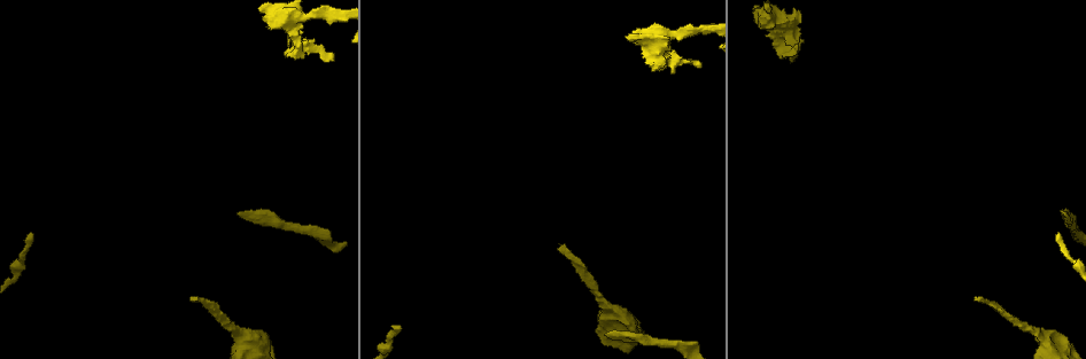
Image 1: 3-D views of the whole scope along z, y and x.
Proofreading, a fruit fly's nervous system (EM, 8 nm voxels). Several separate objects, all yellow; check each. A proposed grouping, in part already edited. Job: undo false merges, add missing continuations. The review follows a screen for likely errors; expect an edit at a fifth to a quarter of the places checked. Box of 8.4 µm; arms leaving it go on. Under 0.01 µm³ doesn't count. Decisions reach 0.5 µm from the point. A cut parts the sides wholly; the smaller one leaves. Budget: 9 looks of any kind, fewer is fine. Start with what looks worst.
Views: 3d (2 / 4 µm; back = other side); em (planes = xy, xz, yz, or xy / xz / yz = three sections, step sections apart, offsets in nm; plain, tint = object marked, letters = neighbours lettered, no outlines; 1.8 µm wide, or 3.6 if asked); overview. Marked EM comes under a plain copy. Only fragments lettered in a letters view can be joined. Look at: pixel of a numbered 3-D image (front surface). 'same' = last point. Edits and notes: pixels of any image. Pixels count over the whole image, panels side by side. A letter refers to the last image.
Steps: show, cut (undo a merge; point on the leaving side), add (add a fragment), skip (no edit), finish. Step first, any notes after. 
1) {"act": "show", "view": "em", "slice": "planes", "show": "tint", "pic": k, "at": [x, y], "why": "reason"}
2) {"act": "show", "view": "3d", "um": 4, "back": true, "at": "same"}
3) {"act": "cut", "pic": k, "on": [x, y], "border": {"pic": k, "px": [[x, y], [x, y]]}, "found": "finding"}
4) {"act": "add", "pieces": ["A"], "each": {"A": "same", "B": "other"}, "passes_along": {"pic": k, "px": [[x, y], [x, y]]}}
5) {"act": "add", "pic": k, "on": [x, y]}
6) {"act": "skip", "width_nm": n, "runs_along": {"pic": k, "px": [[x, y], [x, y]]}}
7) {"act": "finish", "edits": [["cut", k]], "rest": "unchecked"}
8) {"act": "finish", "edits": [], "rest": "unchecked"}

{"act": "show", "view": "em", "slice": "planes", "show": "tint", "pic": 1, "at": [309, 46], "why": "thick turns thin"}

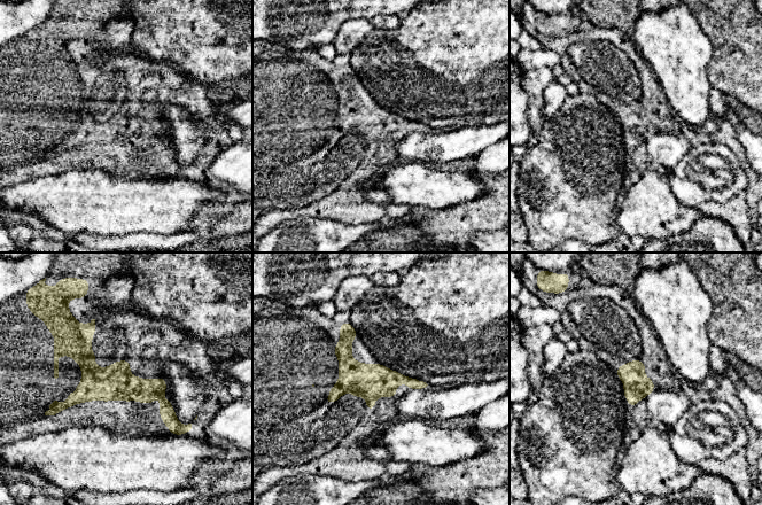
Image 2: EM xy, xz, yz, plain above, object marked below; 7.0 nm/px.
{"act": "show", "view": "em", "slice": "planes", "show": "letters", "at": "same", "why": "see the neighbours"}

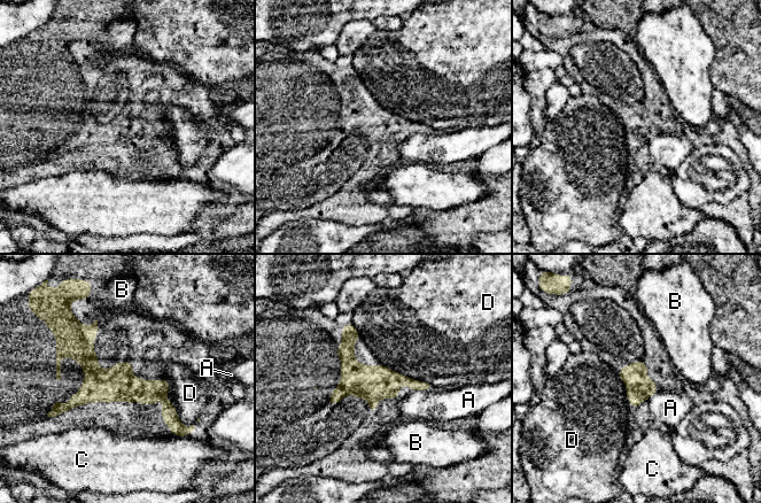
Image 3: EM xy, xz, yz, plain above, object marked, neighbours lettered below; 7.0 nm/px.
{"act": "skip", "width_nm": 180, "each": {"A": "other", "B": "other", "C": "other", "D": "other"}, "runs_along": {"pic": 3, "px": [[68, 347], [108, 384], [155, 392], [179, 426]]}, "found": "continuous, no second neuron"}

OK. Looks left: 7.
{"act": "show", "view": "3d", "um": 2, "pic": 1, "at": [191, 298], "why": "free end"}

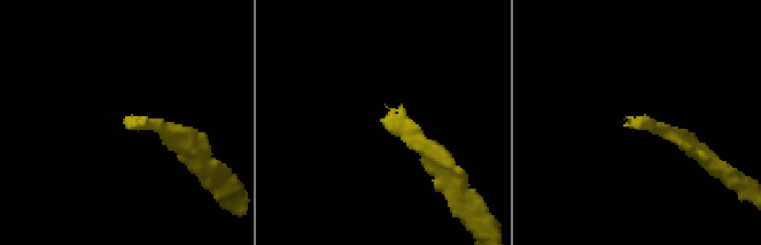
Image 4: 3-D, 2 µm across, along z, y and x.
{"act": "show", "view": "em", "slice": "yz", "step": 16, "show": "letters", "pic": 4, "at": [640, 122], "why": "shape alone is not enough"}

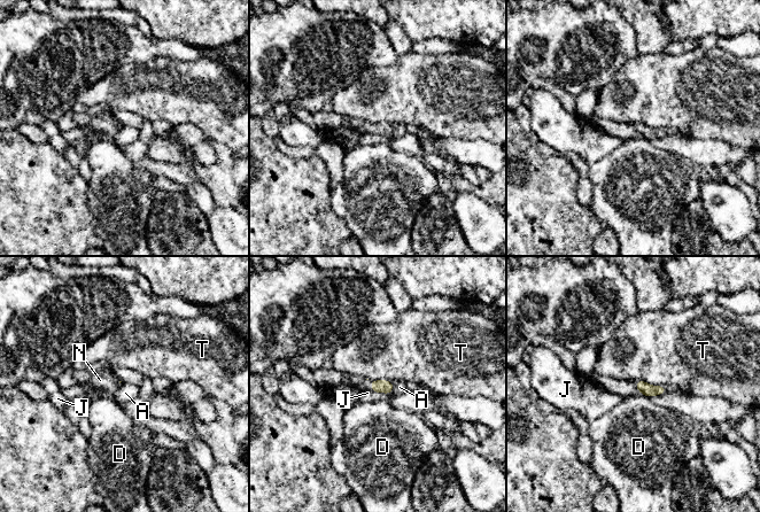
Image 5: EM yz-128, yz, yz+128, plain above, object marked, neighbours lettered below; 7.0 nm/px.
{"act": "show", "view": "em", "slice": "planes", "show": "letters", "at": "same"}

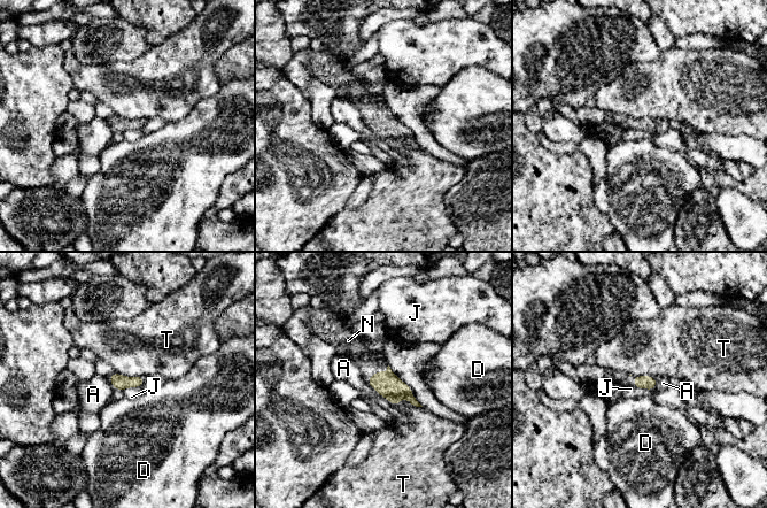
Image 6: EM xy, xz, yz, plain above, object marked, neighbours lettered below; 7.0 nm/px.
{"act": "add", "pieces": ["N"], "each": {"A": "other", "D": "other", "J": "other", "N": "same", "T": "other"}, "passes_along": {"pic": 6, "px": [[388, 385], [379, 369], [369, 363]]}, "found": "it goes on there"}

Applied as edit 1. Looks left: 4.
{"act": "show", "view": "em", "slice": "planes", "show": "letters", "pic": 1, "at": [400, 327], "why": "free end"}

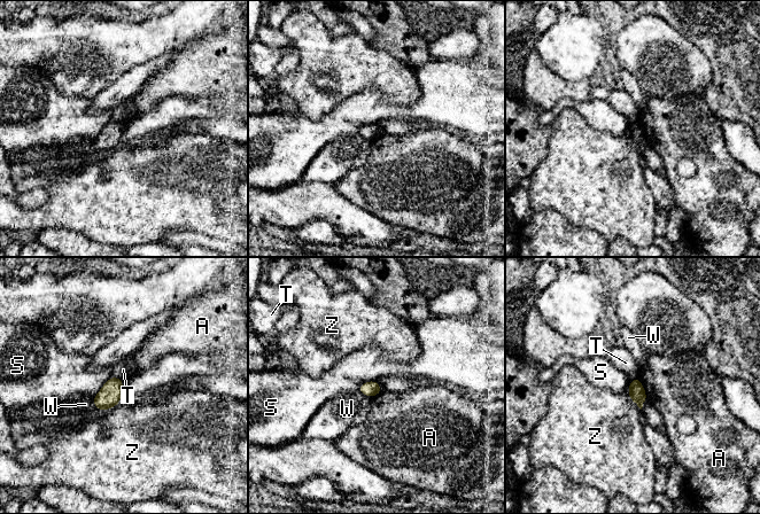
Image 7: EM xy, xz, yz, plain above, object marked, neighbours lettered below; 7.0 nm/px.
{"act": "skip", "each": {"A": "other", "S": "other", "T": "other", "W": "other", "Z": "other"}, "found": "none of them fits"}

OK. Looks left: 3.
{"act": "show", "view": "3d", "um": 2, "pic": 1, "at": [1039, 335], "why": "calibre changes"}

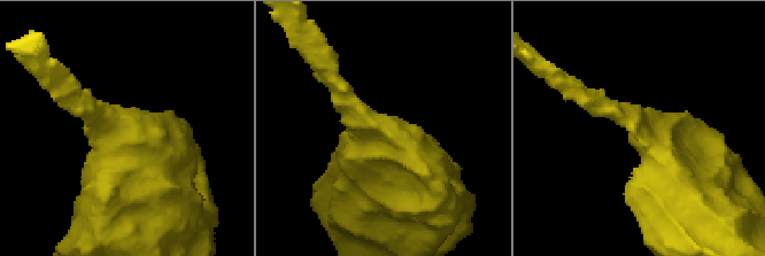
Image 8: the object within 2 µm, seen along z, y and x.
{"act": "show", "view": "em", "slice": "xy", "step": 16, "show": "letters", "pic": 8, "at": [121, 123], "why": "shape alone is not enough"}

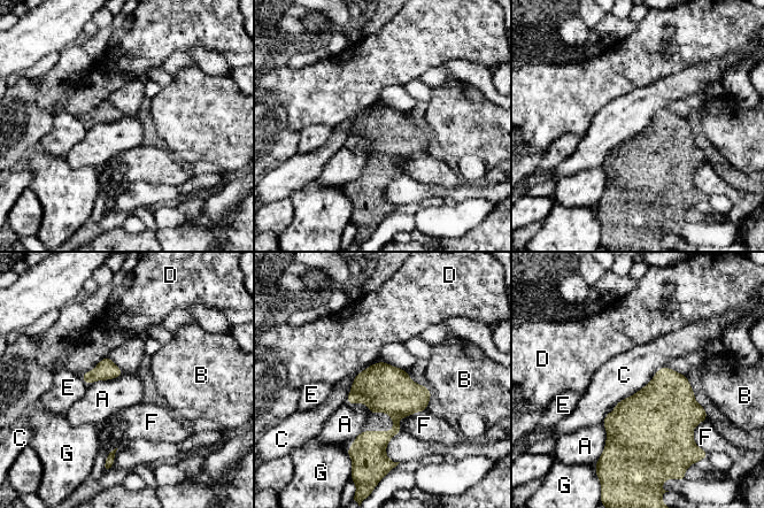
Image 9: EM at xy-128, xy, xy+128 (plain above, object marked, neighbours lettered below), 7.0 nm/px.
{"act": "show", "view": "em", "slice": "planes", "show": "letters", "at": "same"}

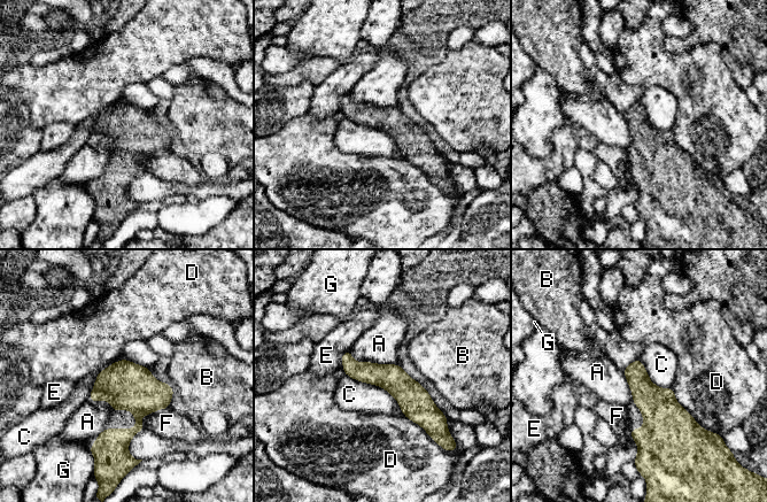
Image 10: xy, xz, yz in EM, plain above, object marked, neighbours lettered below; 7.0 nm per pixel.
{"act": "skip", "each": {"A": "other", "B": "other", "C": "other", "D": "other", "E": "other", "F": "other", "G": "other"}, "runs_along": {"pic": 10, "px": [[343, 357], [390, 377], [435, 422]]}, "found": "all the same neuron"}

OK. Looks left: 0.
{"act": "finish", "edits": [["add", 6]], "rest": "unchecked"}

